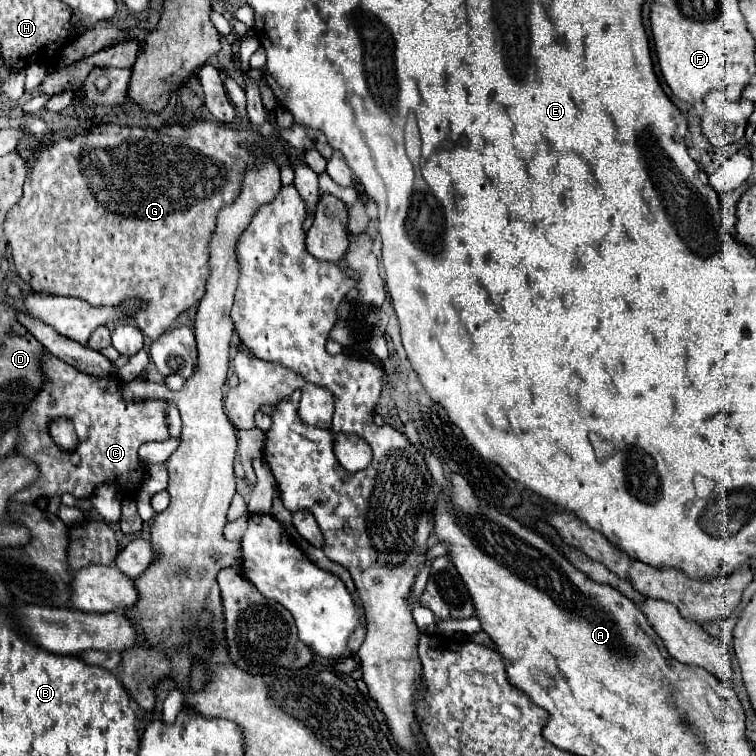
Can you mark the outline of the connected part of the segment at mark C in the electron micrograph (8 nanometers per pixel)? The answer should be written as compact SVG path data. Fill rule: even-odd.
M47 353L47 357L45 357L43 373L47 377L47 385L41 389L39 397L35 397L35 401L29 405L29 411L21 417L21 421L19 421L21 435L19 435L19 443L17 443L17 453L21 451L25 457L35 461L41 469L41 475L39 475L39 481L35 481L35 485L29 485L27 489L19 491L15 495L15 501L35 503L37 497L55 497L55 495L61 497L65 493L69 493L77 499L89 499L99 485L115 485L123 493L131 493L131 495L139 493L143 483L145 483L147 469L139 461L137 449L147 441L165 441L165 439L169 439L169 429L167 429L167 423L165 423L165 409L167 409L165 401L127 403L121 397L121 383L119 381L97 379L97 377L91 377L87 373L81 373L75 367L67 365L65 361L59 361L51 353ZM59 417L67 418L72 423L75 419L76 422L85 424L89 428L89 439L79 443L73 451L59 449L53 443L51 435L49 435L49 423Z

